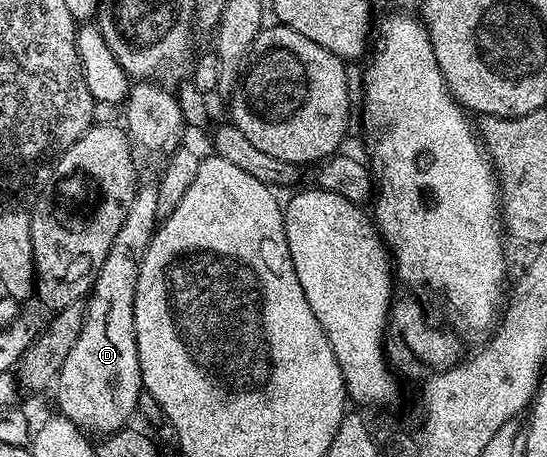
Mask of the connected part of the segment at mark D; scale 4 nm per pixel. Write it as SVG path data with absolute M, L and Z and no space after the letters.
M141 183L136 189L134 198L128 207L126 222L122 222L122 230L118 230L118 238L114 238L114 246L110 246L110 254L106 254L106 262L102 262L102 270L98 270L96 280L92 283L92 291L86 297L82 330L60 367L60 375L54 381L56 388L56 404L59 415L74 422L76 427L85 433L100 432L107 434L125 427L128 420L136 412L136 403L142 397L140 382L140 363L138 362L138 346L134 330L134 290L138 282L140 257L150 242L152 233L158 227L156 219L158 194L155 183Z

